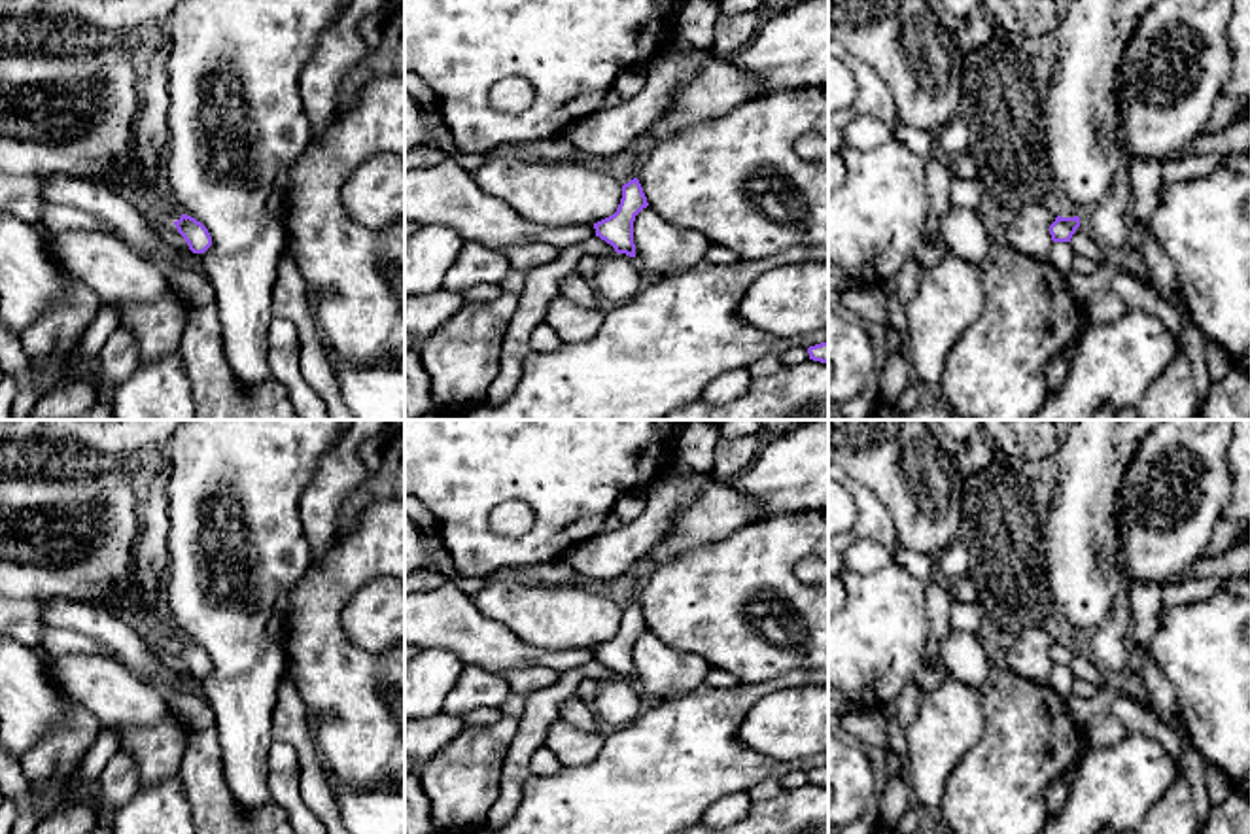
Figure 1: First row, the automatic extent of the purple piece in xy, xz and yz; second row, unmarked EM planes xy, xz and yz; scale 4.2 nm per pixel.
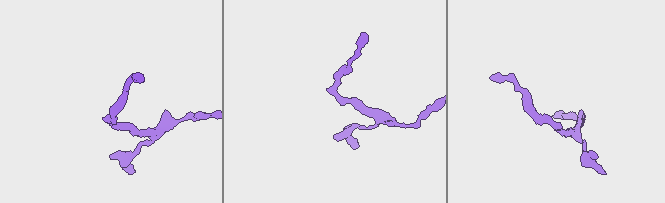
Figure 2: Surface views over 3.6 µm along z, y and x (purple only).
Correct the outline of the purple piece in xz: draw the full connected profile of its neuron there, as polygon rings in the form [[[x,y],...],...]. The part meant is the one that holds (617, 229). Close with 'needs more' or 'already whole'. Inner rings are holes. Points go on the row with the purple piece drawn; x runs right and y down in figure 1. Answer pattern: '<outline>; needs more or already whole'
[[[637,178],[622,185],[622,199],[616,212],[594,223],[596,236],[615,248],[616,253],[635,257],[634,221],[647,208],[647,197]]]; already whole

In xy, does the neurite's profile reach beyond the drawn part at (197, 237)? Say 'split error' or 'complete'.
complete

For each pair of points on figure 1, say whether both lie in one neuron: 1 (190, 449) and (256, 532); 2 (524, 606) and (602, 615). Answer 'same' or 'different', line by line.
1: same
2: same

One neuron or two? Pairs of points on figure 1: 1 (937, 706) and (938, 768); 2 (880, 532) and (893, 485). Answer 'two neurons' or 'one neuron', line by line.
1: one neuron
2: two neurons

